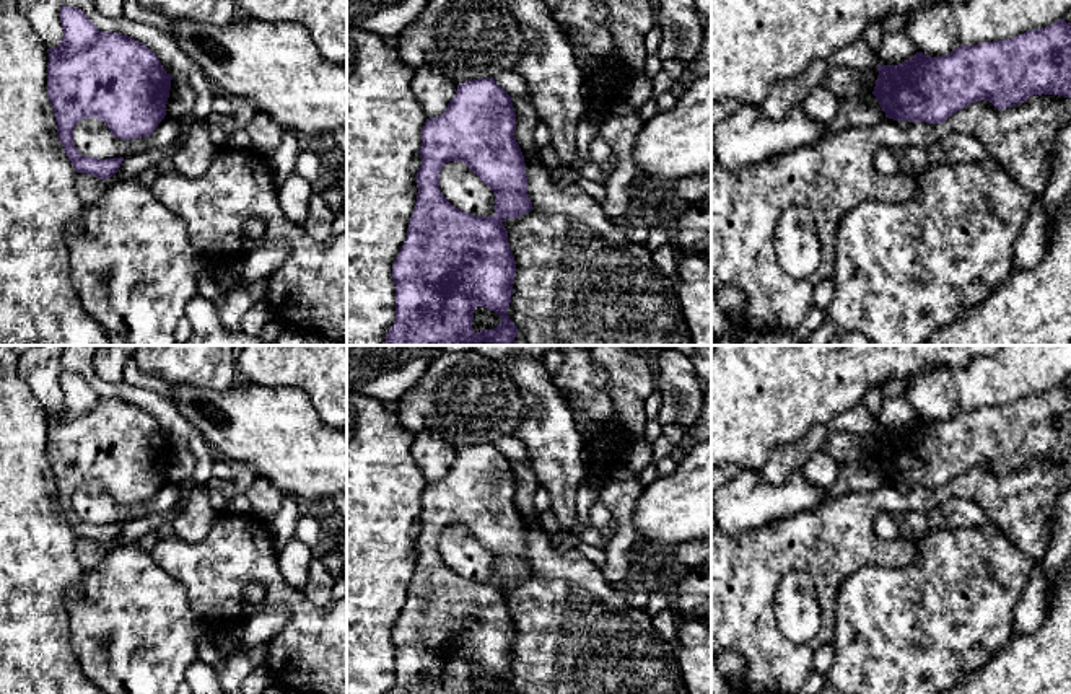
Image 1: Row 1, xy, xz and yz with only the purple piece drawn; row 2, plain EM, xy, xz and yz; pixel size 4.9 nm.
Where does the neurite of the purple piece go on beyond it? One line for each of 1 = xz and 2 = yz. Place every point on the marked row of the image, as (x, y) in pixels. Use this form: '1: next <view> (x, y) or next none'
1: next none
2: next none

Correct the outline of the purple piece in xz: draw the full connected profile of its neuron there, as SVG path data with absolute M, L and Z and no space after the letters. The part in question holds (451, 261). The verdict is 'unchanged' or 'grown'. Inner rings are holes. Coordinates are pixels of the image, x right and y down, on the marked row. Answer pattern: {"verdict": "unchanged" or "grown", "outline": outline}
{"verdict": "unchanged", "outline": "M493 78L459 83L444 112L426 119L418 152L422 166L417 173L417 202L407 238L392 266L396 323L386 334L386 345L514 345L519 331L509 319L508 308L516 261L503 222L532 210L526 163L514 130L511 96ZM449 161L466 163L493 191L493 215L475 217L446 200L439 189L439 173ZM477 306L495 311L501 323L495 329L474 332Z"}

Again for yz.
{"verdict": "unchanged", "outline": "M1060 18L1051 26L1011 39L960 46L951 54L931 57L916 52L898 65L877 65L872 94L885 117L894 121L941 124L965 106L986 99L998 109L1027 101L1034 94L1071 96L1071 23Z"}

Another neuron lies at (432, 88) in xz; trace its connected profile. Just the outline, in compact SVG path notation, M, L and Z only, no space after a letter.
M431 67L418 68L412 80L412 93L428 119L444 112L449 101L454 98L456 90L457 83L454 80Z

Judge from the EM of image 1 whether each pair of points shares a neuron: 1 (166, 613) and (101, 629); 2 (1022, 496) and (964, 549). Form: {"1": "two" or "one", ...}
{"1": "one", "2": "two"}

